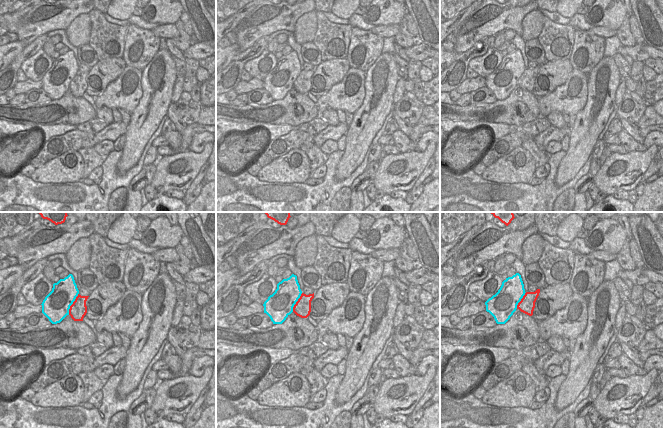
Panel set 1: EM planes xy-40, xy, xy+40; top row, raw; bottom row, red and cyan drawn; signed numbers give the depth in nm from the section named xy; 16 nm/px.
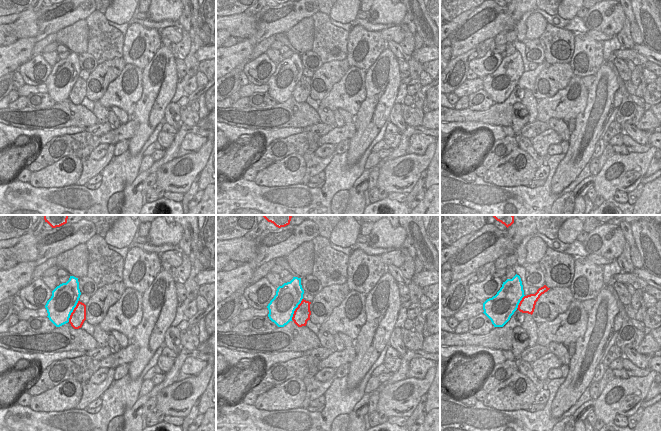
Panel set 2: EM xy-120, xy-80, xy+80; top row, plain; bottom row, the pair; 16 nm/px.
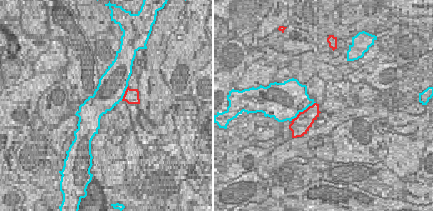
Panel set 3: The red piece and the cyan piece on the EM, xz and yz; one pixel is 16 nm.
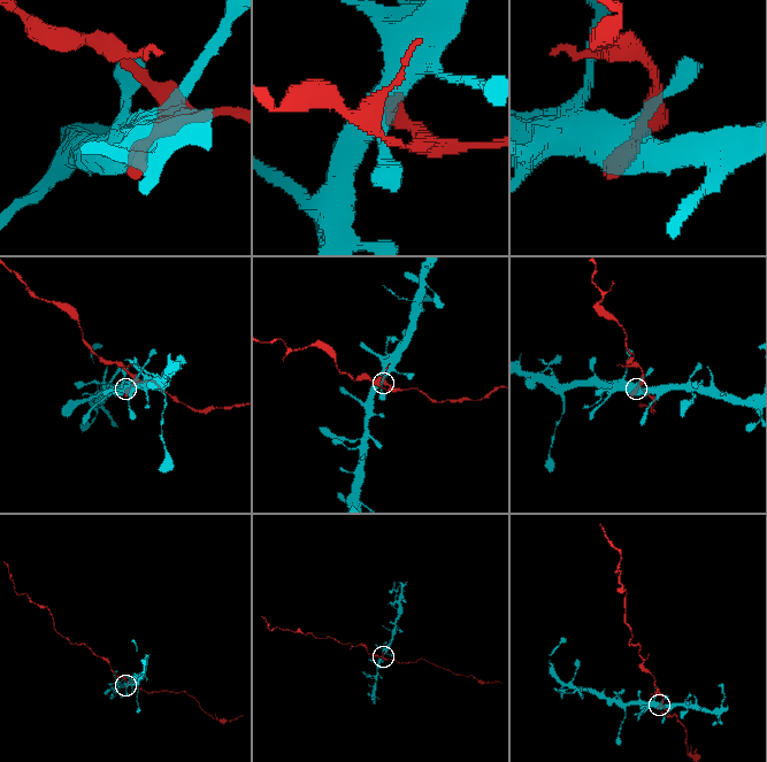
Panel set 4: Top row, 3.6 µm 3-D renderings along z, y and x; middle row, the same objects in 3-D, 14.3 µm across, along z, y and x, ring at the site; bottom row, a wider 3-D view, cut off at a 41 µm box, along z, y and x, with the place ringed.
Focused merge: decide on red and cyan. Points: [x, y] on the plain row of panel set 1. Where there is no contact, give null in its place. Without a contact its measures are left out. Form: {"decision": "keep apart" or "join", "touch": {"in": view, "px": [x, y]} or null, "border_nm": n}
{"decision": "keep apart", "touch": {"in": "xy-40", "px": [72, 80]}, "border_nm": 380}

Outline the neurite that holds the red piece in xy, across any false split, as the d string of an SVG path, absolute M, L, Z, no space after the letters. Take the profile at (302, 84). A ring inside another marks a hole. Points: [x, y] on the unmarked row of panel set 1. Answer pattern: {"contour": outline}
{"contour": "M302 69L293 83L293 88L301 94L307 94L311 88L311 77L313 74L314 69L309 71Z"}

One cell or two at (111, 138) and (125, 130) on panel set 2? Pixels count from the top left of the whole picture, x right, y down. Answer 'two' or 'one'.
one

